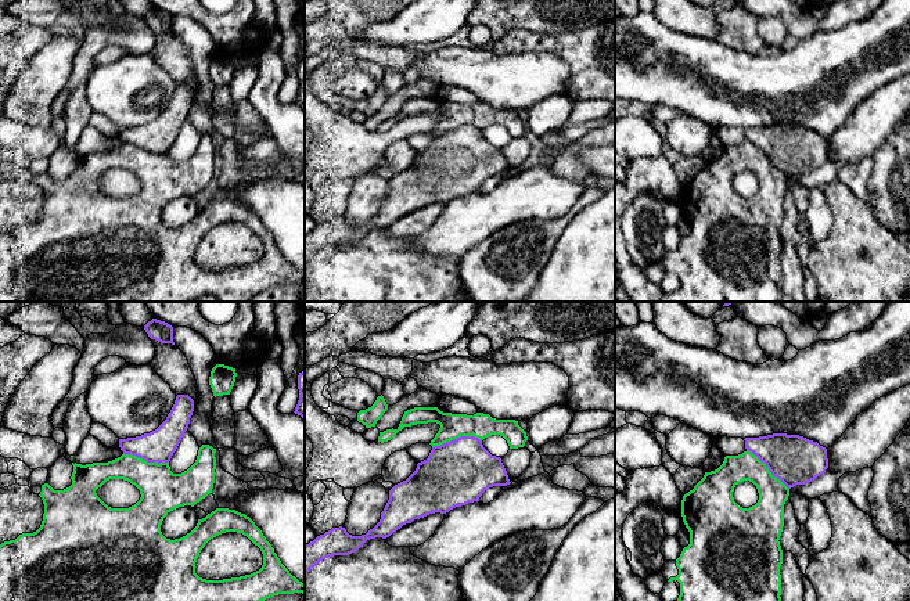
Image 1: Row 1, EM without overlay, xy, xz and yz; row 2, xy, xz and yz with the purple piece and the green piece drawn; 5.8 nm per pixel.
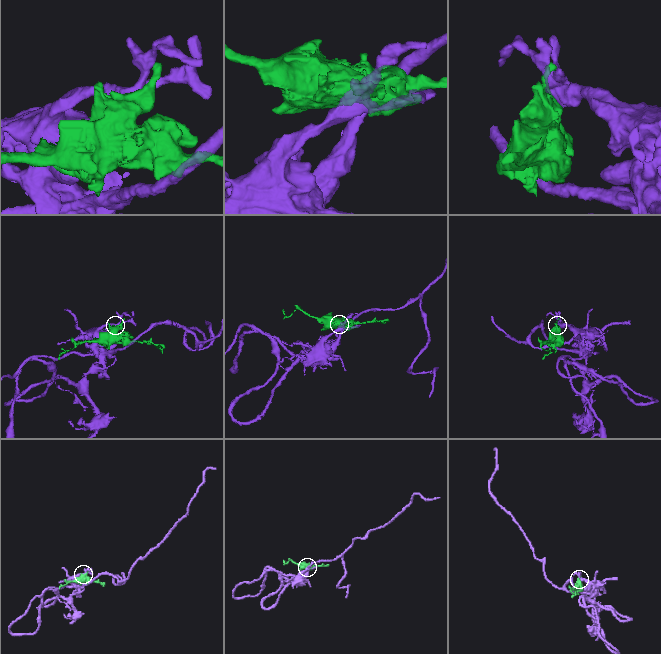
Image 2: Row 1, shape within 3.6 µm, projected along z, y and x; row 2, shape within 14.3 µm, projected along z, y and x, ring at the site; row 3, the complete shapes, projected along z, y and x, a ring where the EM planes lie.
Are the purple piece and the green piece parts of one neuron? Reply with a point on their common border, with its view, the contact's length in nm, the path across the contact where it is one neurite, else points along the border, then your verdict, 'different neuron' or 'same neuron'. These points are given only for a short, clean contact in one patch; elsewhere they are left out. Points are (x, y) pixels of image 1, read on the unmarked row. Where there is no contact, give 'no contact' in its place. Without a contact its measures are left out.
xz (457, 128) | 300 nm | different neuron

